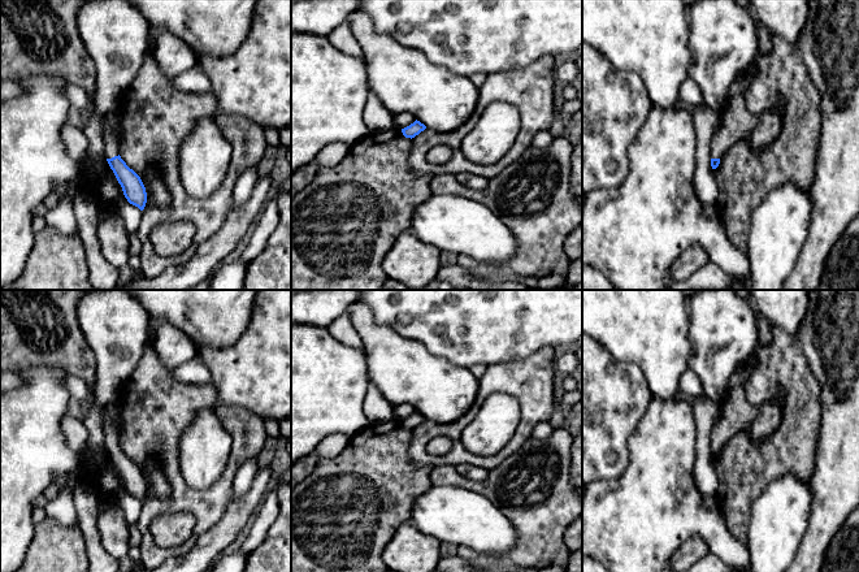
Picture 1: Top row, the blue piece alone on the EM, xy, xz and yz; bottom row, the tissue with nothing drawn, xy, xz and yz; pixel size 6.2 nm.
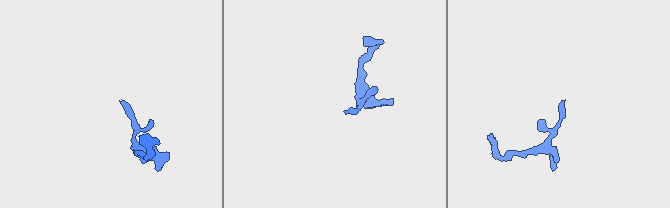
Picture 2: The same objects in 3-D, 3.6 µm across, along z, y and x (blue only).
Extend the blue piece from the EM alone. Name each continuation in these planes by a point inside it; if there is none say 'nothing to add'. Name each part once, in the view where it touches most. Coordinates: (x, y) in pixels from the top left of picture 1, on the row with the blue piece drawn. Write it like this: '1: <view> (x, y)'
1: xy (111, 144)

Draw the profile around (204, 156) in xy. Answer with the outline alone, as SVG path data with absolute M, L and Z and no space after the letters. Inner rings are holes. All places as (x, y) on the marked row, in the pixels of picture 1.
M200 118L179 150L178 169L185 190L198 199L212 195L226 177L231 152L214 120Z

